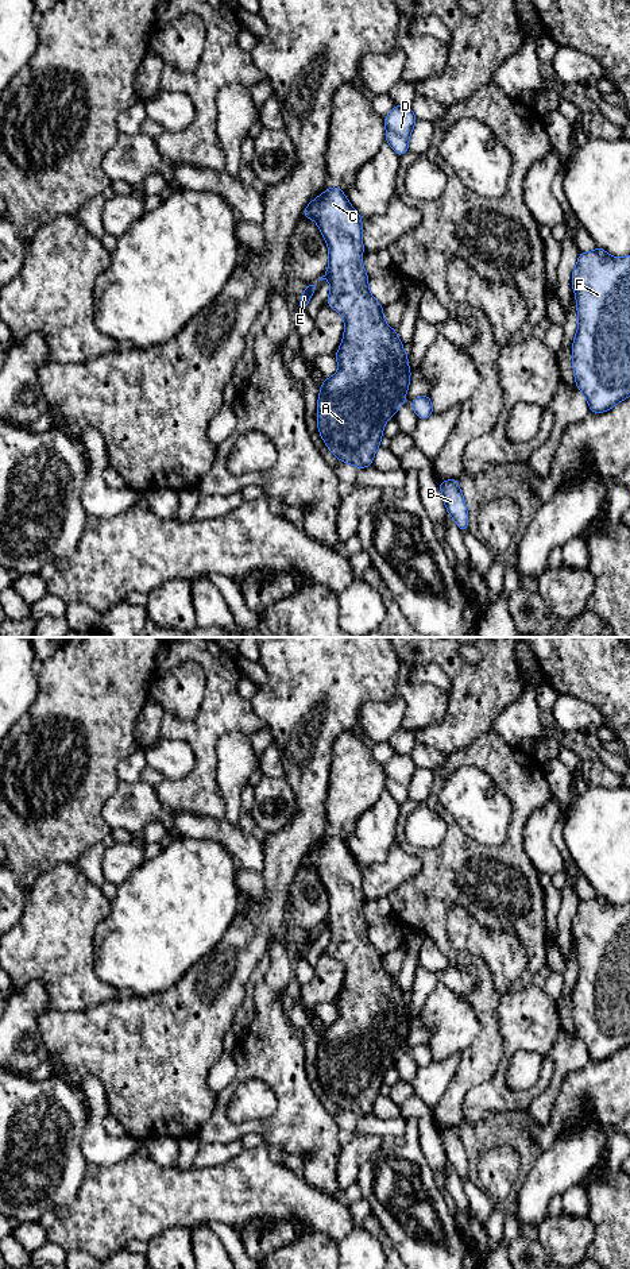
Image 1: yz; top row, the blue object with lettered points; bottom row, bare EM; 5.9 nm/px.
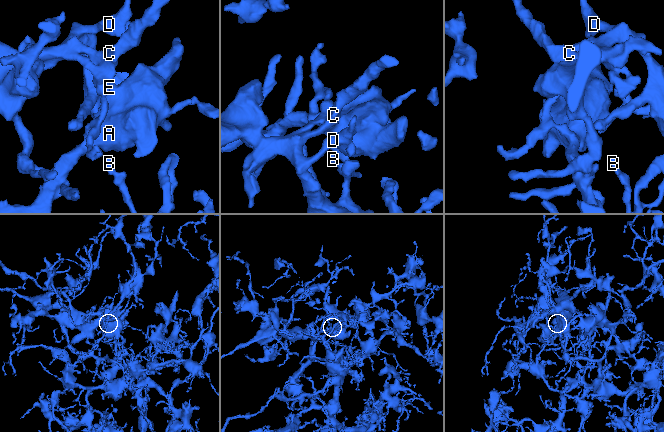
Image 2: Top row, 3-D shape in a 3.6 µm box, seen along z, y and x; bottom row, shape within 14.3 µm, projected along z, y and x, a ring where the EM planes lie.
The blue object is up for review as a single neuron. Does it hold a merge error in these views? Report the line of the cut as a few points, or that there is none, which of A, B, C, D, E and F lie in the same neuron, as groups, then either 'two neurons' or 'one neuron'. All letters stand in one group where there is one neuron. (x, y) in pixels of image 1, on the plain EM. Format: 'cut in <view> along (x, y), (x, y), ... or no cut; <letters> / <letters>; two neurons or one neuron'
cut in yz along (327, 921), (331, 928); A B C / D E F; two neurons

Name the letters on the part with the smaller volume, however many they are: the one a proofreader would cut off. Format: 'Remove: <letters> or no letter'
Remove: D, E, F

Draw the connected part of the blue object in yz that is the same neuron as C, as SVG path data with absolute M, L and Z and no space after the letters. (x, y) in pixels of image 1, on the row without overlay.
M336 833L310 849L302 861L316 869L328 892L328 925L331 940L326 952L344 965L344 986L335 1006L337 1021L324 1026L317 1050L317 1076L340 1108L364 1116L380 1095L386 1069L405 1052L411 1018L407 1003L395 977L386 972L383 954L368 937L362 903L362 864L352 856L344 840Z

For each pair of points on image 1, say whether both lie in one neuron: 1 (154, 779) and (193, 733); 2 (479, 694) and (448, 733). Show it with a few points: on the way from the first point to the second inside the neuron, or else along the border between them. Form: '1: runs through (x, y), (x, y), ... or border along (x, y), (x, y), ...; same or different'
1: border along (165, 778), (155, 787); different
2: runs through (474, 704), (472, 709), (457, 724); same

